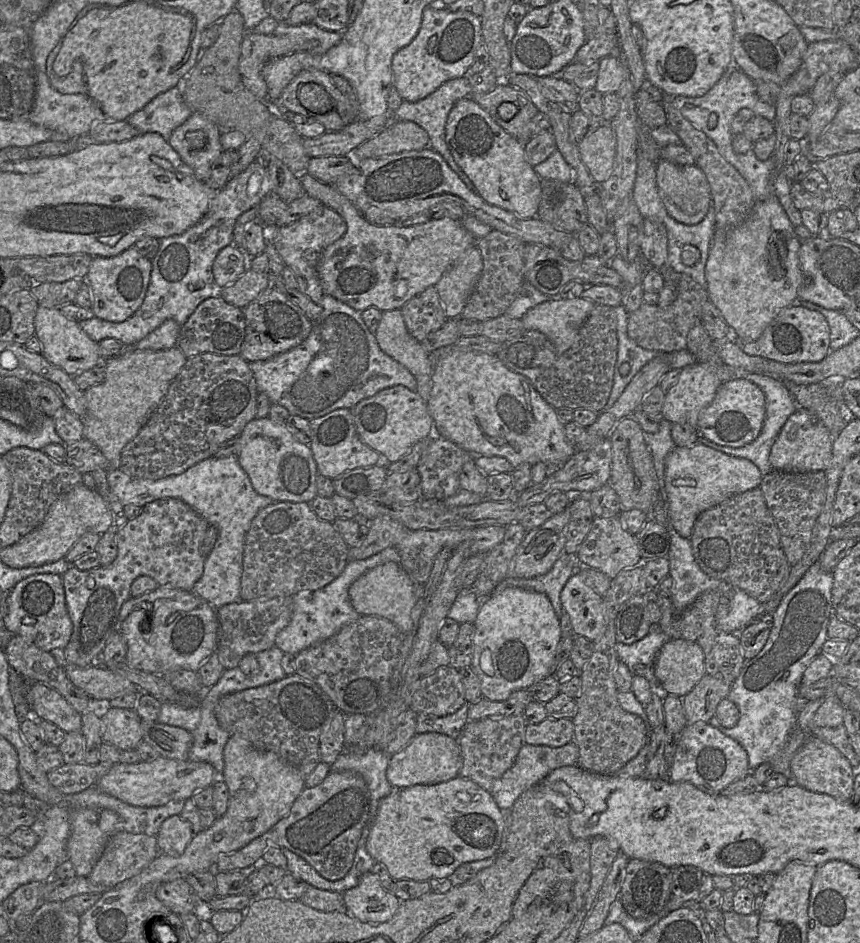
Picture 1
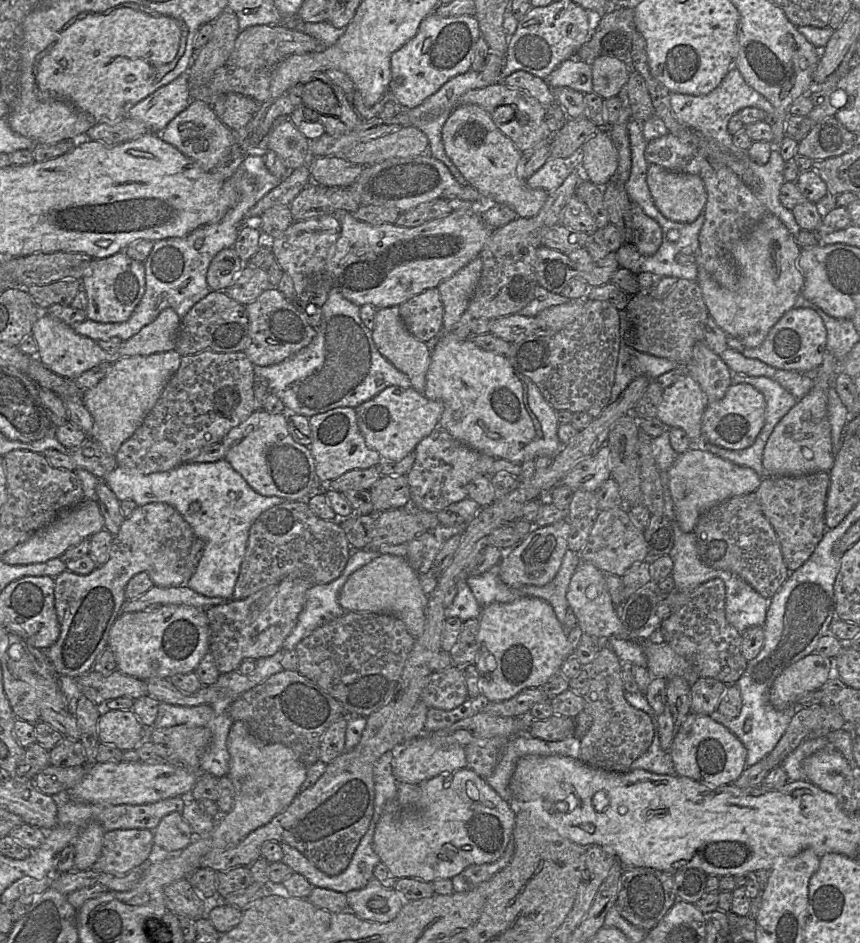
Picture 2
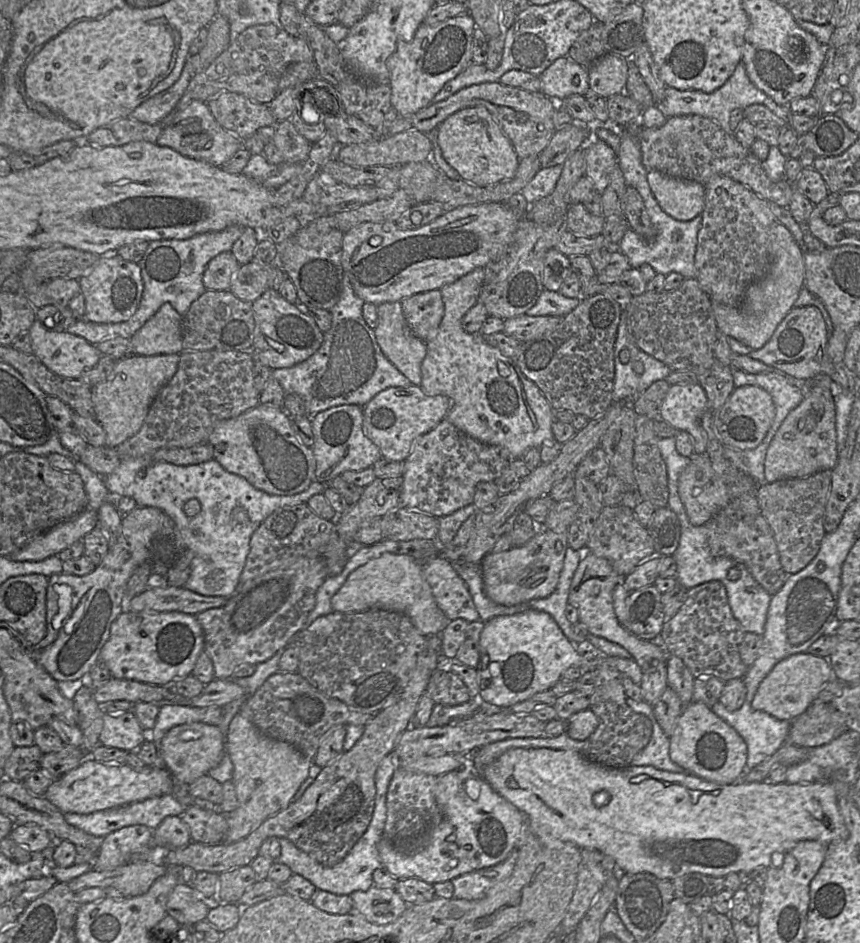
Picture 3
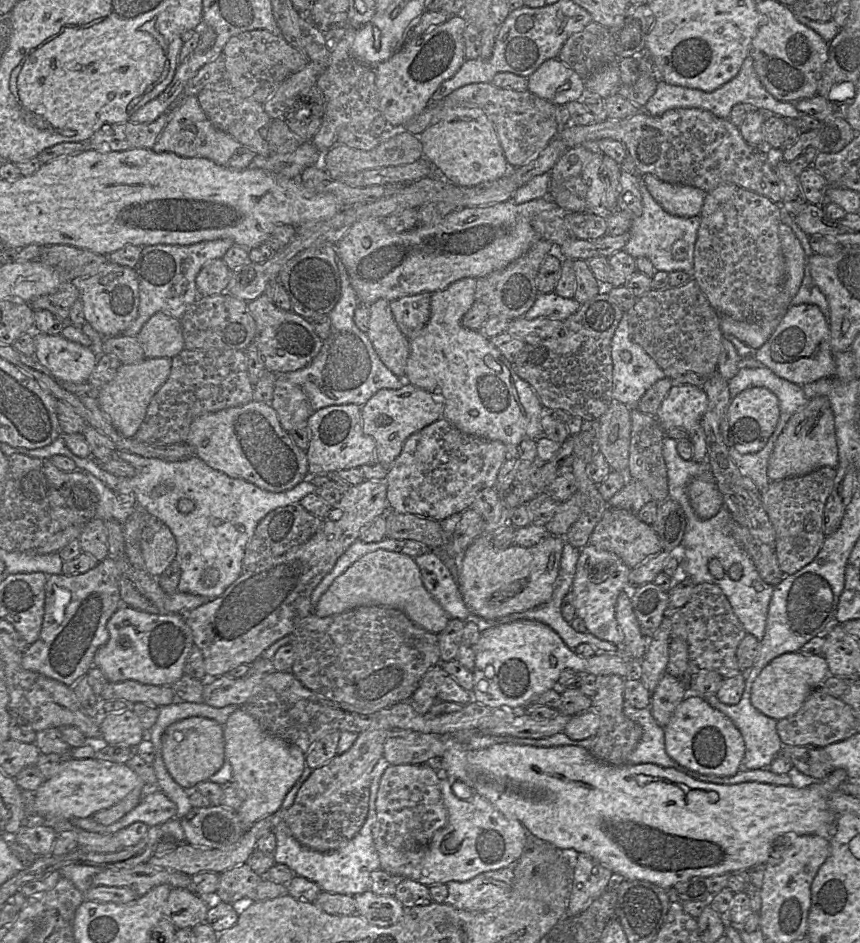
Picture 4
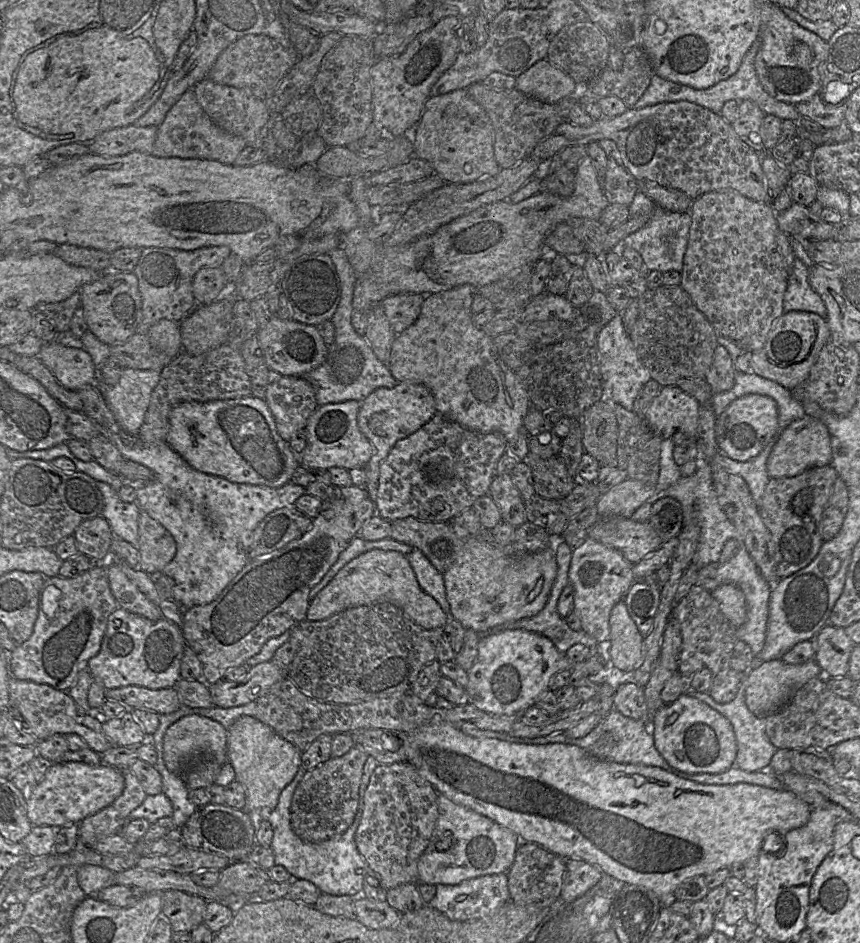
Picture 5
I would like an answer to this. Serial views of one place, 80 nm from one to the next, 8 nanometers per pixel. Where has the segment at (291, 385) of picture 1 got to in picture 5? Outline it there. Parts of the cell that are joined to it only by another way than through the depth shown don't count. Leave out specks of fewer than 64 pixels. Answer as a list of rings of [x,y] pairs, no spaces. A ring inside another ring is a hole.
[[[338,247],[328,254],[336,267],[341,283],[340,302],[331,319],[335,327],[335,339],[328,346],[325,361],[302,376],[314,387],[318,406],[348,400],[363,401],[378,388],[394,388],[400,383],[392,376],[388,367],[377,358],[365,337],[359,335],[352,326],[351,318],[354,311],[352,300],[357,274],[354,272],[346,253],[342,247]]]

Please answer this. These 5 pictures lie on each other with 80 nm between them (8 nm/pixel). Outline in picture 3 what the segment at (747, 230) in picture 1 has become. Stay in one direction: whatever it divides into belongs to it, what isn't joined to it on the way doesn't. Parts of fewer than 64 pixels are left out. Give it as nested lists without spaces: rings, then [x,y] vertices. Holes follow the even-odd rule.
[[[776,221],[770,228],[768,240],[770,266],[767,274],[746,289],[739,306],[730,307],[712,302],[717,327],[752,350],[763,347],[787,314],[795,307],[805,281],[804,252],[787,227]]]

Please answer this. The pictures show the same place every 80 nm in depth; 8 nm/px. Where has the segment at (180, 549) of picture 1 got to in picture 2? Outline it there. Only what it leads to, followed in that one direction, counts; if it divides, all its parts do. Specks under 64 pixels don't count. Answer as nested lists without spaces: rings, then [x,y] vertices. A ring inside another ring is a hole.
[[[158,502],[138,506],[113,536],[105,564],[87,575],[65,570],[55,577],[60,634],[46,654],[58,675],[77,678],[92,670],[96,658],[107,647],[110,629],[126,600],[125,587],[133,576],[146,572],[155,586],[186,586],[196,569],[189,558],[195,539],[190,524],[171,505]]]

